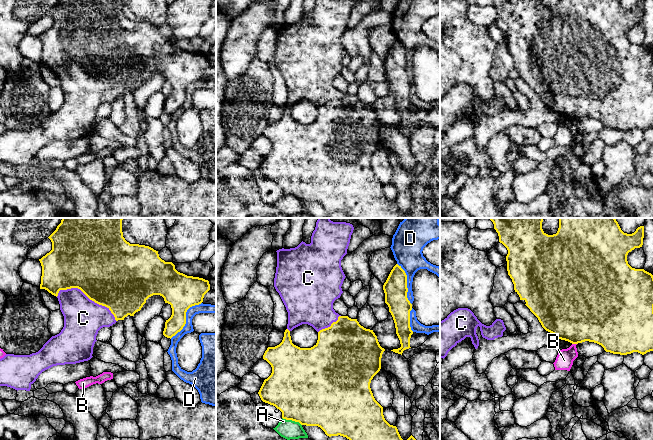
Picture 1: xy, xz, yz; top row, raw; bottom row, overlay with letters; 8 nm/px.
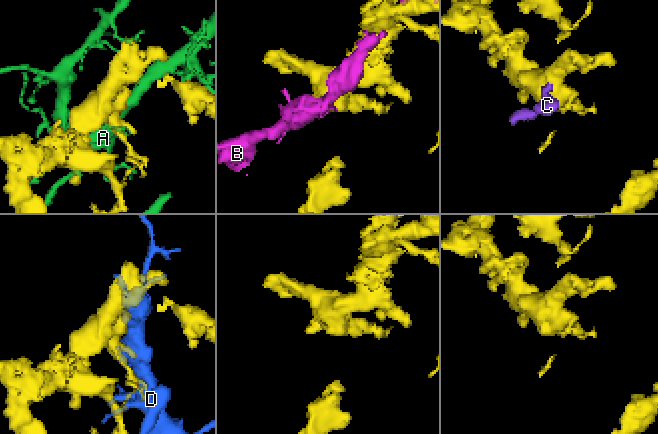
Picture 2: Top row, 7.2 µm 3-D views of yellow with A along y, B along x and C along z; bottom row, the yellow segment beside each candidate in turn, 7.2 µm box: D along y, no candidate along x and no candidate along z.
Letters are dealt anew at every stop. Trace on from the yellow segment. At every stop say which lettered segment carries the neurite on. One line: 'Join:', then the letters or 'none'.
Join: C

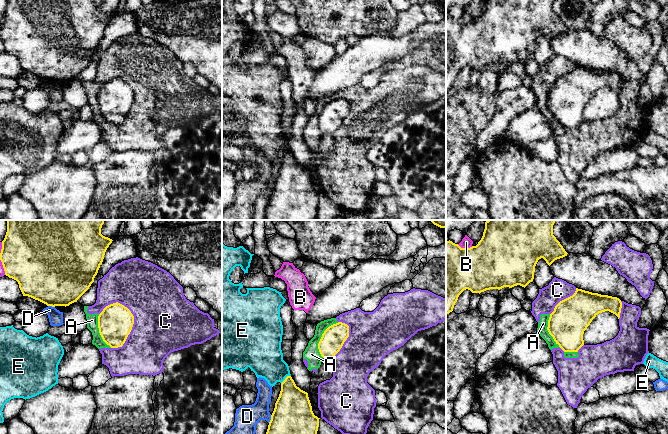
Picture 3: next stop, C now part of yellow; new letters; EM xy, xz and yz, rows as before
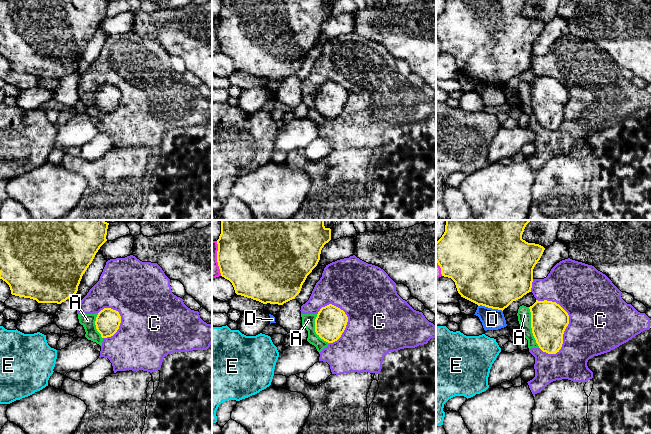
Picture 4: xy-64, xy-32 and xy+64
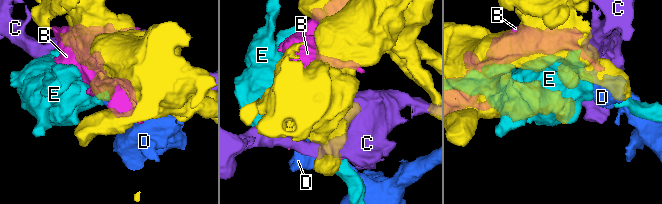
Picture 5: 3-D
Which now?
Join: none

